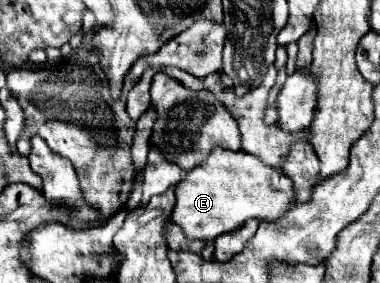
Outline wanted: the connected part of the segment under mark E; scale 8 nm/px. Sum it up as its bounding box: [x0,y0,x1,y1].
[171,149,297,241]

